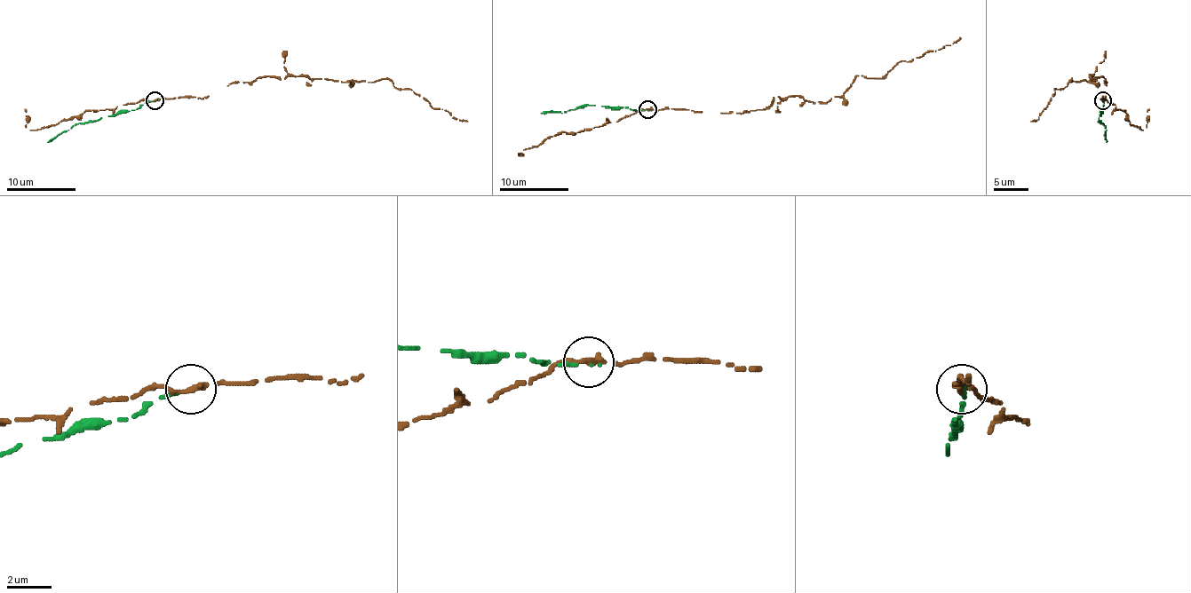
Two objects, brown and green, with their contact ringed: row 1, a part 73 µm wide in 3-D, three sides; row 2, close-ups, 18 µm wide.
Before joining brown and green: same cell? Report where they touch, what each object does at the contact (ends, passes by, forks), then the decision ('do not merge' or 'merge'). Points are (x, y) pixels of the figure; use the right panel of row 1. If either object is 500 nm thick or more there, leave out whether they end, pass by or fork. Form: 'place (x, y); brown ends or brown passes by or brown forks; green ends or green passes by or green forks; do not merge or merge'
place (1103, 100); brown passes by; green ends; do not merge

